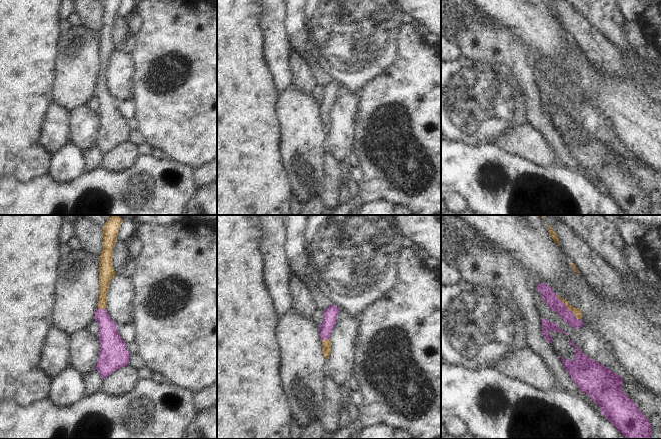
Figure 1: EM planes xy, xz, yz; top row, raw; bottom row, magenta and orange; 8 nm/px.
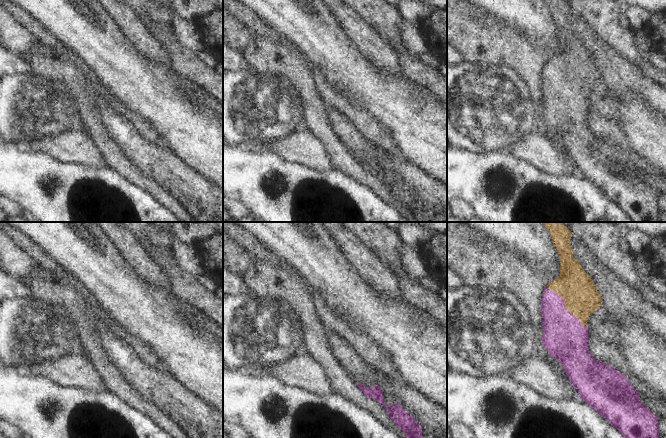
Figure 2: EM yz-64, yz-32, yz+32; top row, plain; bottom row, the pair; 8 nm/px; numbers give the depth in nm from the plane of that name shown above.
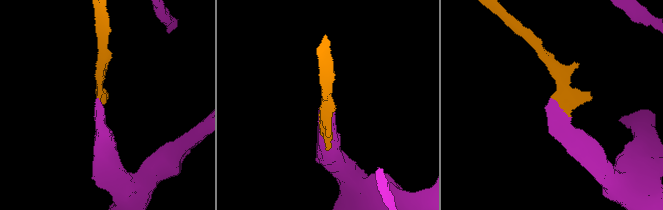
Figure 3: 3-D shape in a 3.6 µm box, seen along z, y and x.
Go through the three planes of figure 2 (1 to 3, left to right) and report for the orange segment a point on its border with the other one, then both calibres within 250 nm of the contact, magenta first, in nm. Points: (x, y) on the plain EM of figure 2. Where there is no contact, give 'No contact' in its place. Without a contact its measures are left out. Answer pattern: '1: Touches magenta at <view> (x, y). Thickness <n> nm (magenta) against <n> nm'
1: No contact
2: No contact
3: Touches magenta at yz+32 (564, 82). Thickness 360 nm (magenta) against 280 nm

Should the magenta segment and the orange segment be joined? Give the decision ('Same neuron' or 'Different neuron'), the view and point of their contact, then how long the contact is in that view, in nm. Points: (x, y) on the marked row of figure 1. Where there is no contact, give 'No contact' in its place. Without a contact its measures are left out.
Same neuron. Touches magenta at yz (568, 309). Shared border 280 nm

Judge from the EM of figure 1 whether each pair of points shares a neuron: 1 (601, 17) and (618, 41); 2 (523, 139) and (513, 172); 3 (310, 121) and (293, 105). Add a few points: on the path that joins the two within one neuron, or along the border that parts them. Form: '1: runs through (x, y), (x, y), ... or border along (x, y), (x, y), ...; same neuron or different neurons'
1: runs through (607, 23), (616, 35); same neuron
2: border along (497, 145), (506, 151), (527, 158), (540, 165); different neurons
3: runs through (306, 118), (297, 109); same neuron

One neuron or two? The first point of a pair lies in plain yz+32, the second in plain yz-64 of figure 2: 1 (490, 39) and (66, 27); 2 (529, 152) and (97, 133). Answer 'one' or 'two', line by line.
1: two
2: two

